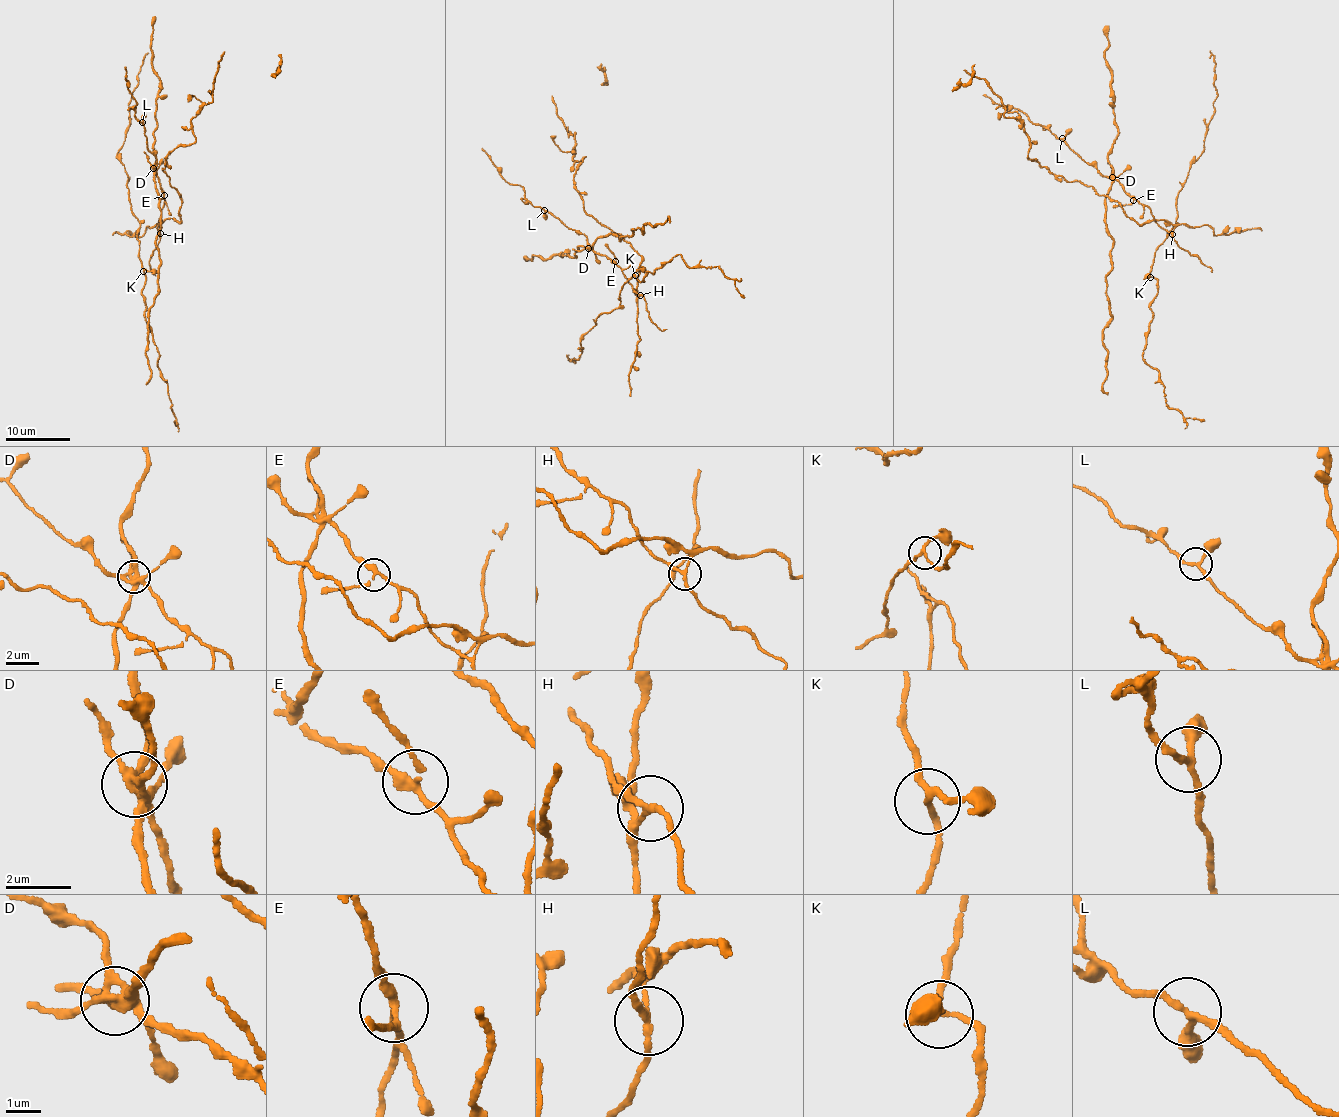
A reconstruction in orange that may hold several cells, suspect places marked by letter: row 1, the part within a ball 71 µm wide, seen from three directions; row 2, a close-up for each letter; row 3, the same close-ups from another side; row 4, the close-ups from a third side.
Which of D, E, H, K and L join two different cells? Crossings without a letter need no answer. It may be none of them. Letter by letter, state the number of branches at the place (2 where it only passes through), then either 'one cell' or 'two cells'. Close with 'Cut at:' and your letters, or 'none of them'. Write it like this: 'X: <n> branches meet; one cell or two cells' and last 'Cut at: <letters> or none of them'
D: 6 branches meet; two cells
E: 3 branches meet; one cell
H: 3 branches meet; two cells
K: 3 branches meet; one cell
L: 3 branches meet; one cell
Cut at: D, H

